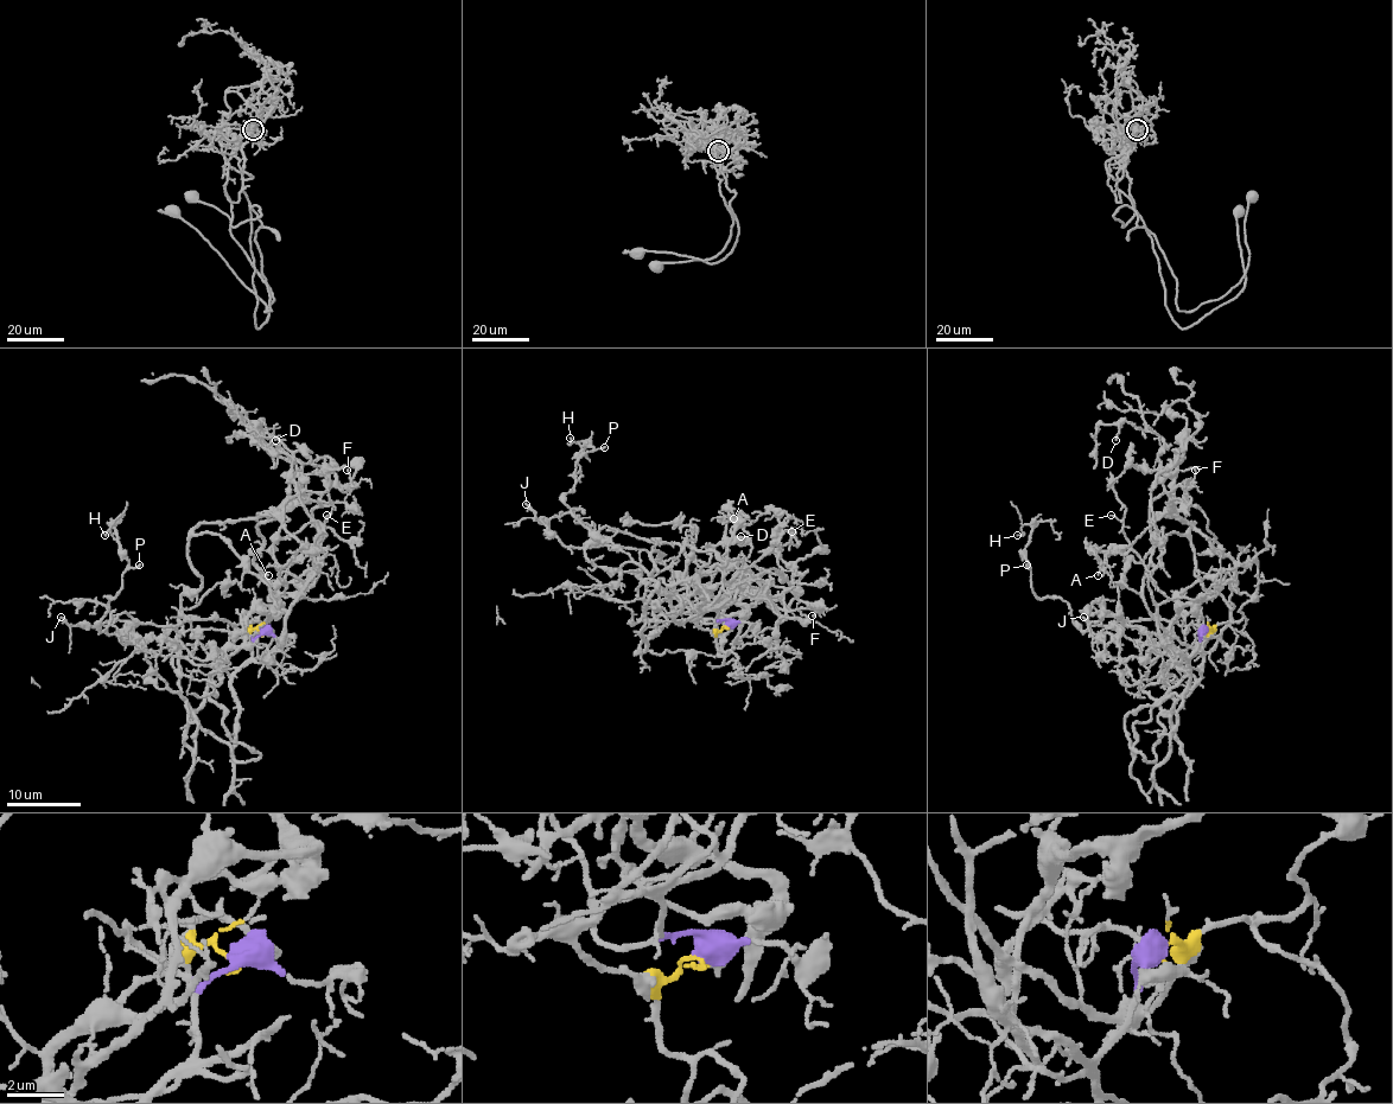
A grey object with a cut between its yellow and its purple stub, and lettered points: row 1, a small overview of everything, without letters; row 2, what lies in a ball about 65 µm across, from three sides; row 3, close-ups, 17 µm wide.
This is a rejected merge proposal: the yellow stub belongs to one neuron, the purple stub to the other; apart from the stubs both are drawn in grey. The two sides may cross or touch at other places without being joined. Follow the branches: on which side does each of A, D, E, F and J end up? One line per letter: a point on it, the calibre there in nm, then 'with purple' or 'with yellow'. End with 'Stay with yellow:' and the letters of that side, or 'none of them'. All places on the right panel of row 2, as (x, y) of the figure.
A: at (1098, 575); 100 nm thick; with yellow
D: at (1115, 440); 130 nm thick; with purple
E: at (1111, 515); 120 nm thick; with purple
F: at (1195, 470); 110 nm thick; with yellow
J: at (1083, 617); 150 nm thick; with purple
Stay with yellow: A, F

